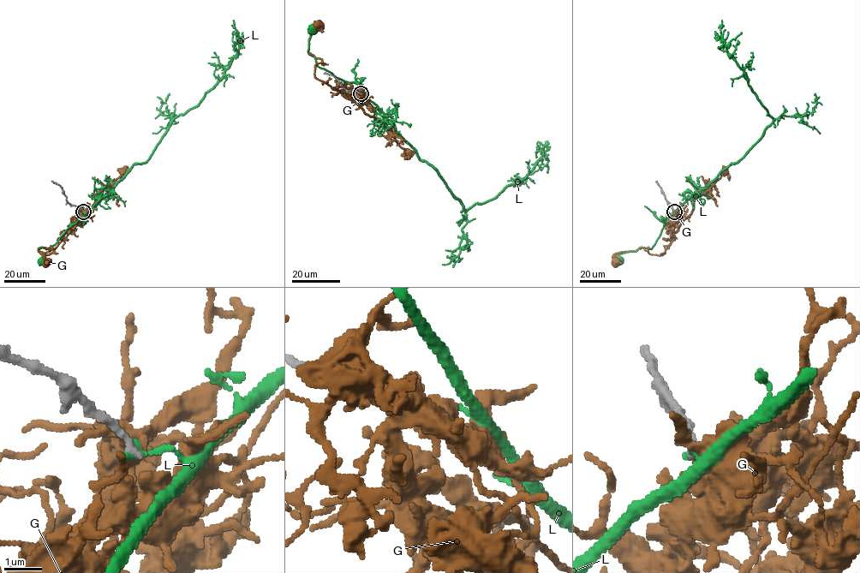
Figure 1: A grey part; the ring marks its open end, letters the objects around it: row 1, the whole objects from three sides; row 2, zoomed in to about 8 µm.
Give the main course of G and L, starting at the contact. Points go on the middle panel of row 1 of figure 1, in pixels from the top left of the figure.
G: (361, 93), (334, 90), (315, 76), (315, 66), (321, 60), (311, 55), (308, 48), (311, 32), (316, 25)
L: (361, 93), (364, 92), (357, 85), (346, 82), (318, 66), (308, 51), (313, 29)

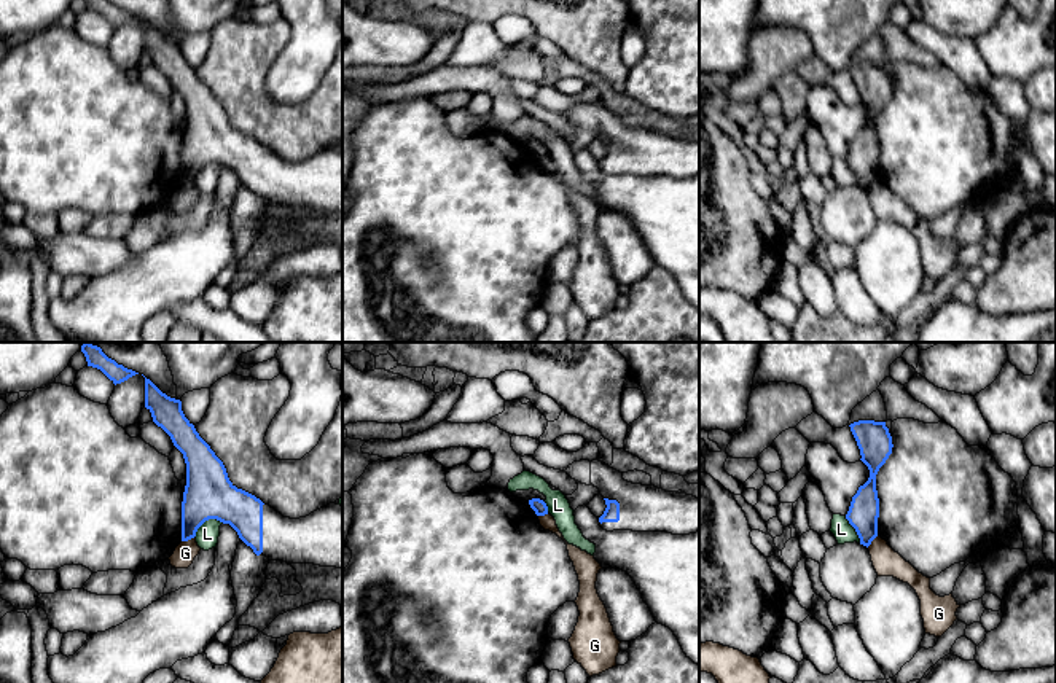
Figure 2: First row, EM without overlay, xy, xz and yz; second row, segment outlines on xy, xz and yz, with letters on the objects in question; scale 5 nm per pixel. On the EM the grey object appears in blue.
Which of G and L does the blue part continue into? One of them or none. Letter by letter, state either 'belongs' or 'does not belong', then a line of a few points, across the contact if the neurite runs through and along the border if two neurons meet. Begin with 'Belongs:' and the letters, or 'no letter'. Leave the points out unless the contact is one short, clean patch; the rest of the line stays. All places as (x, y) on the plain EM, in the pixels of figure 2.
Belongs: no letter
G: does not belong; line xy (193, 180), (182, 185)
L: does not belong; line xy (223, 166), (207, 163), (193, 180)

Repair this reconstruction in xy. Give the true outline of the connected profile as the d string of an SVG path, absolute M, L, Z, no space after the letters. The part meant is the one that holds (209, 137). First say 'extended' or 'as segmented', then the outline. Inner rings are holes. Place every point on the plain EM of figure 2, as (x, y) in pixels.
extended; M145 21L145 51L151 56L153 65L172 83L183 97L186 107L186 129L182 145L182 185L196 180L198 172L209 162L229 167L239 181L269 204L287 207L314 207L320 210L342 212L342 150L330 146L306 161L284 161L255 139L237 132L228 121L223 105L210 89L199 80L194 68L185 60L182 45L162 37Z

